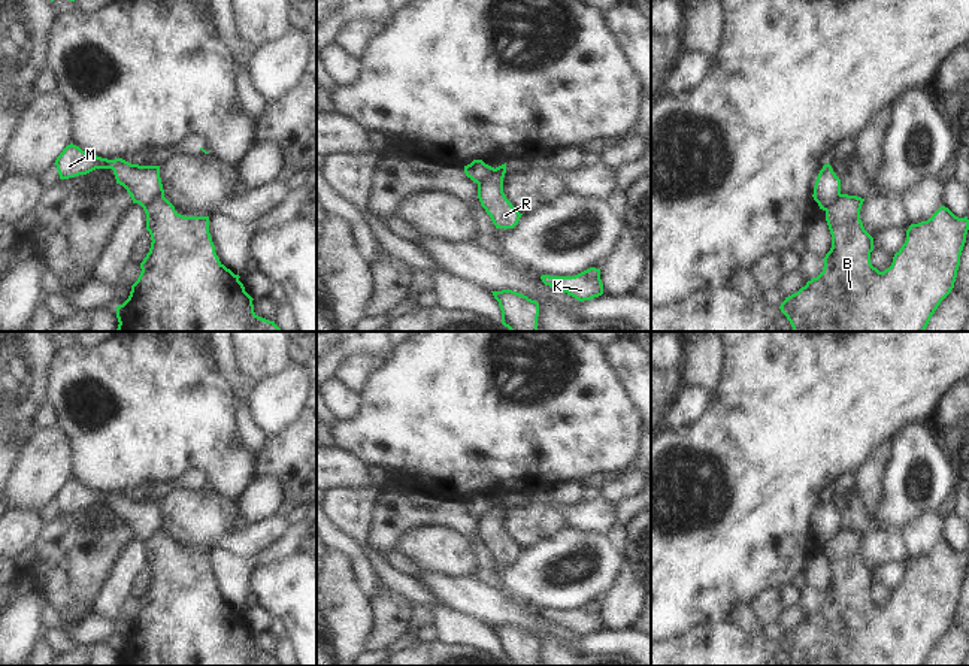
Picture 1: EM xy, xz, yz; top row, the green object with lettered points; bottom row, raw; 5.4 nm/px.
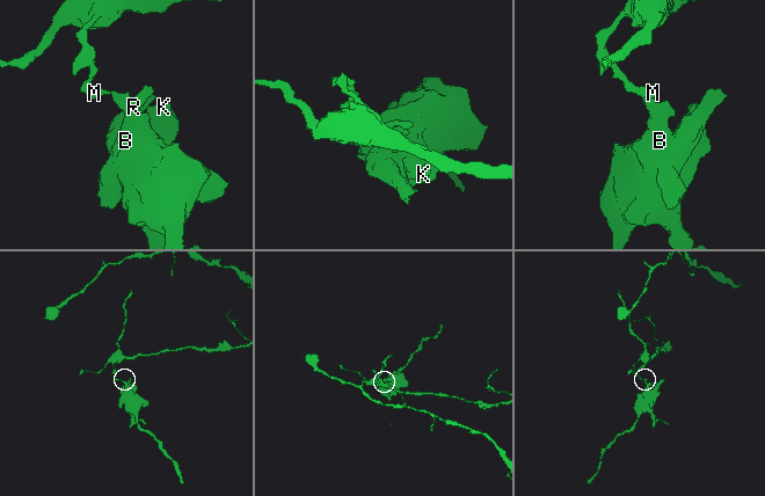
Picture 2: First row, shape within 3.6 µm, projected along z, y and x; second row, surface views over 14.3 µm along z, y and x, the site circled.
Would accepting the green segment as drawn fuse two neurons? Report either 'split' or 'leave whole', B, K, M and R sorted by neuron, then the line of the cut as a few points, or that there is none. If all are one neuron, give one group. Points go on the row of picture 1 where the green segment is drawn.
split; B K R / M; cut in xz along (505, 172), (488, 172), (477, 182)

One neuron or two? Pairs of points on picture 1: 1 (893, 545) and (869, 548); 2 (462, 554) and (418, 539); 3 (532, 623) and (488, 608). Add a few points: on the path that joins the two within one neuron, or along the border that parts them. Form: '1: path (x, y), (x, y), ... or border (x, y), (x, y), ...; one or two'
1: path (887, 548), (875, 548); one
2: path (451, 554), (429, 548); one
3: path (521, 617), (499, 610); one

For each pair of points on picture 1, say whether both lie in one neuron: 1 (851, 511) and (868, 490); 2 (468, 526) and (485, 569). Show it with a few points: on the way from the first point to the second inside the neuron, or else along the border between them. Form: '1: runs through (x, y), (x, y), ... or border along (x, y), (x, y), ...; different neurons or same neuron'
1: border along (854, 474), (857, 493), (866, 512), (875, 521); different neurons
2: border along (480, 536), (471, 539); different neurons

